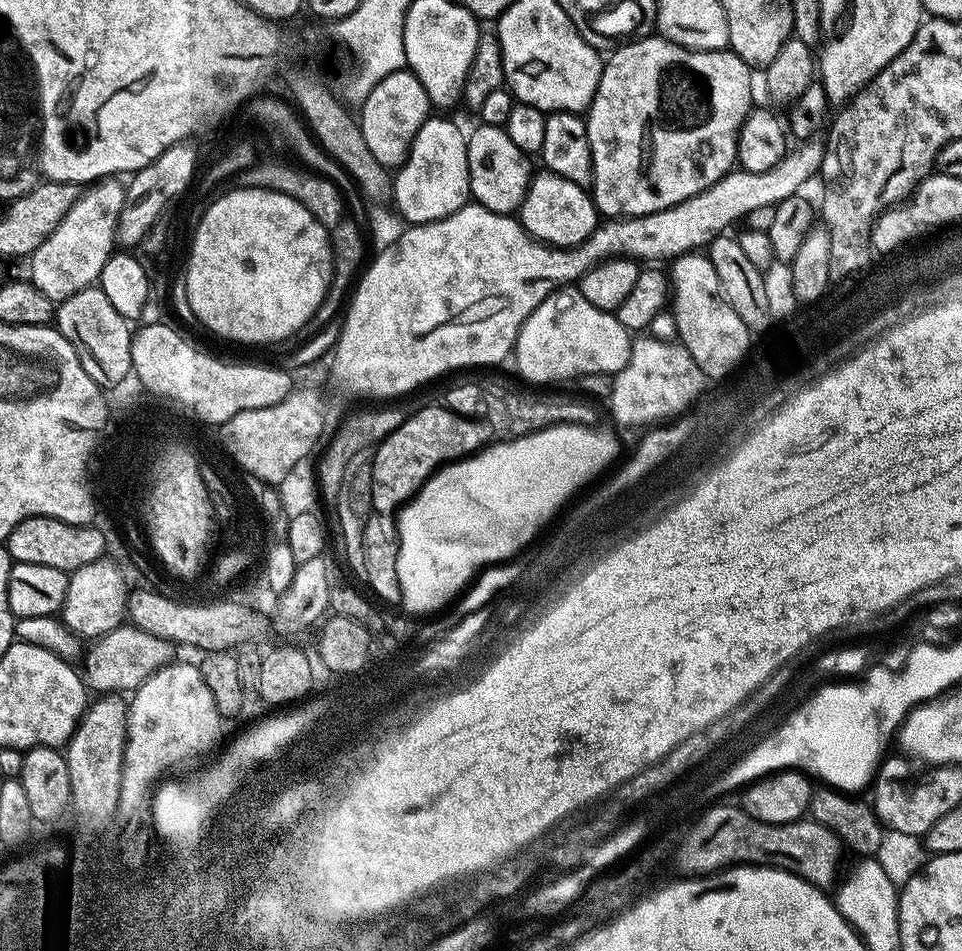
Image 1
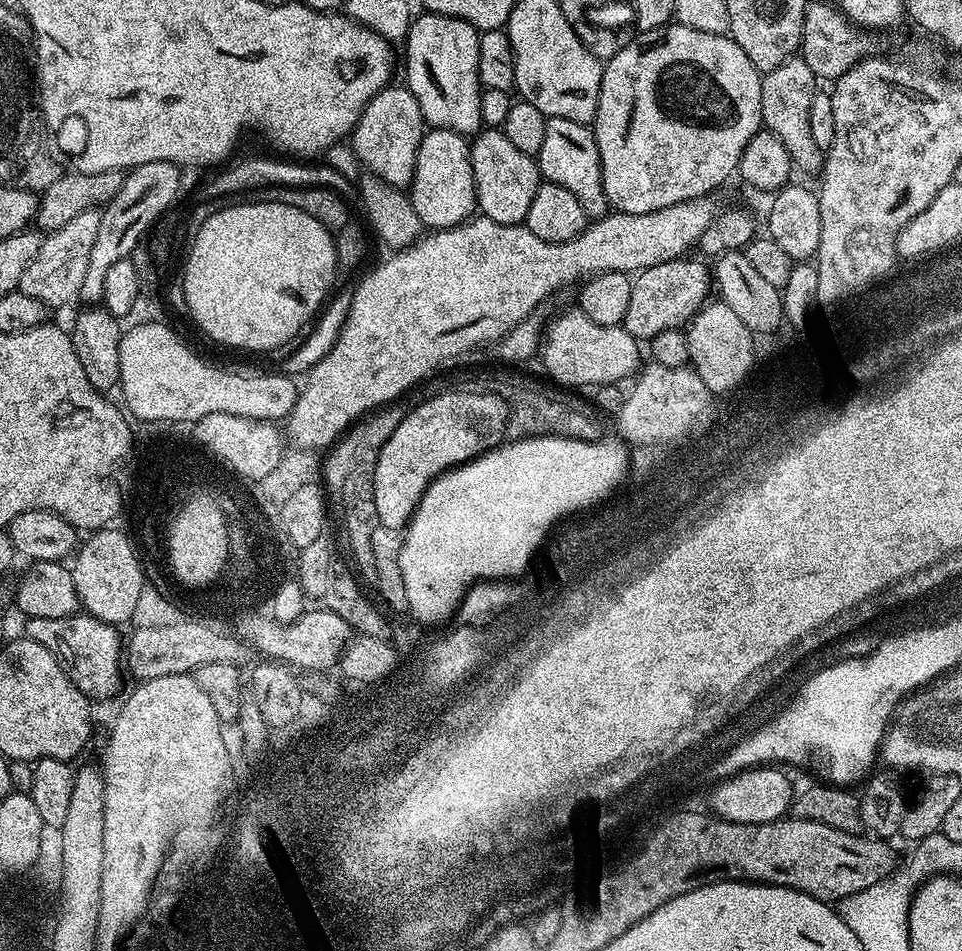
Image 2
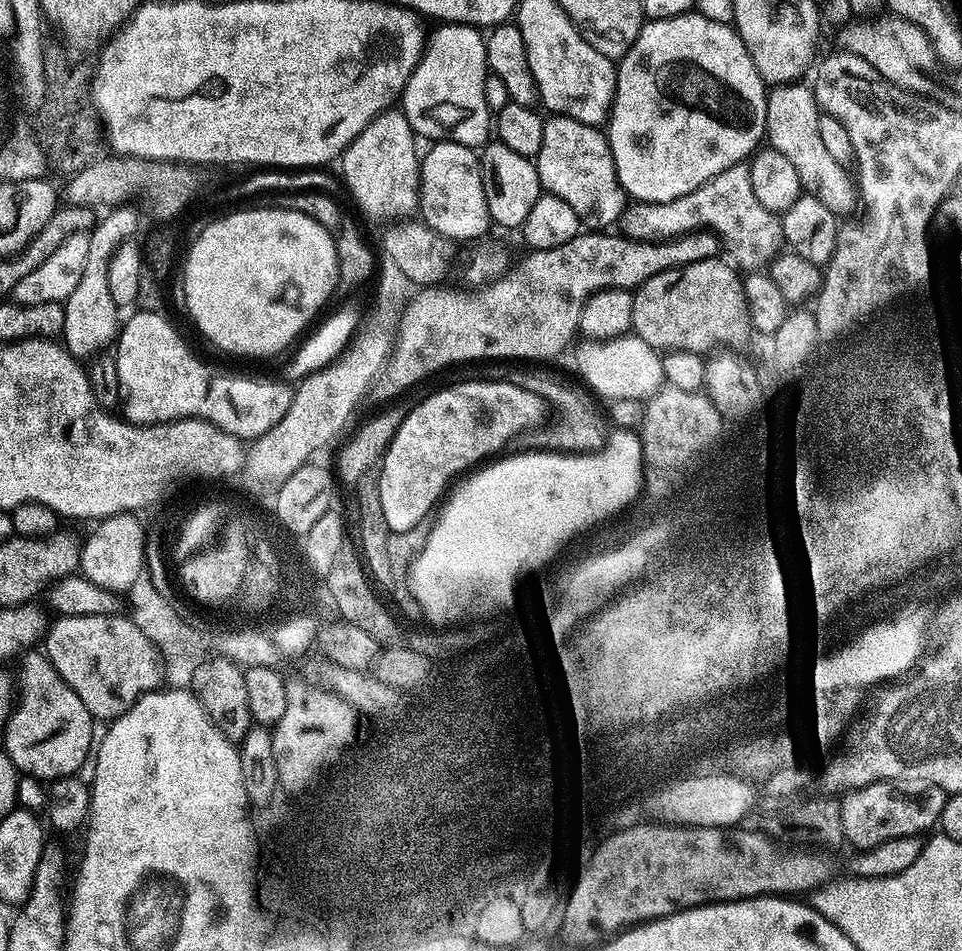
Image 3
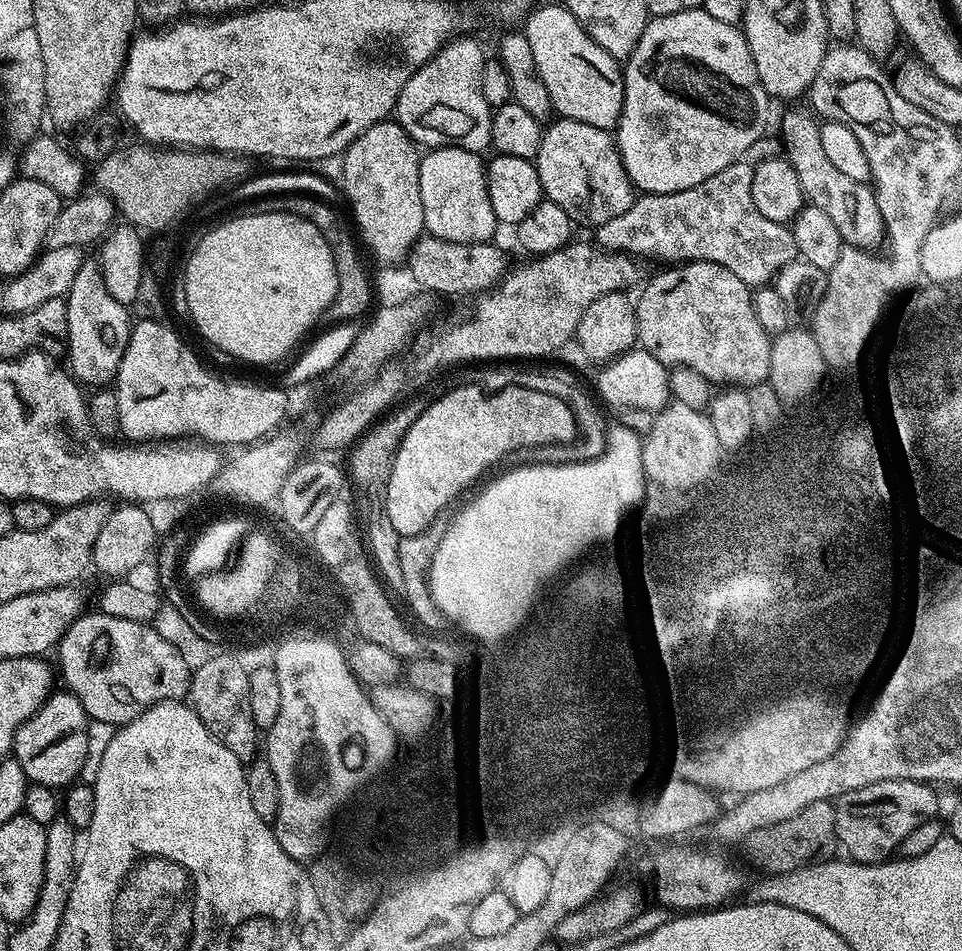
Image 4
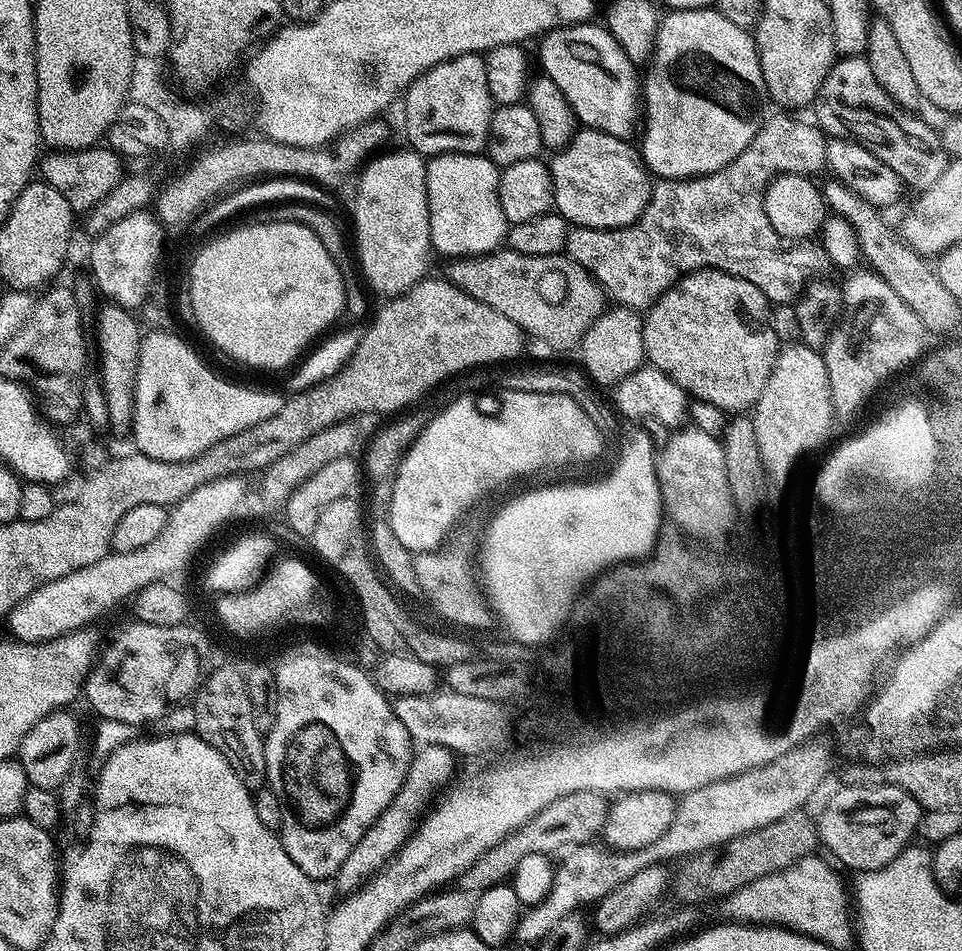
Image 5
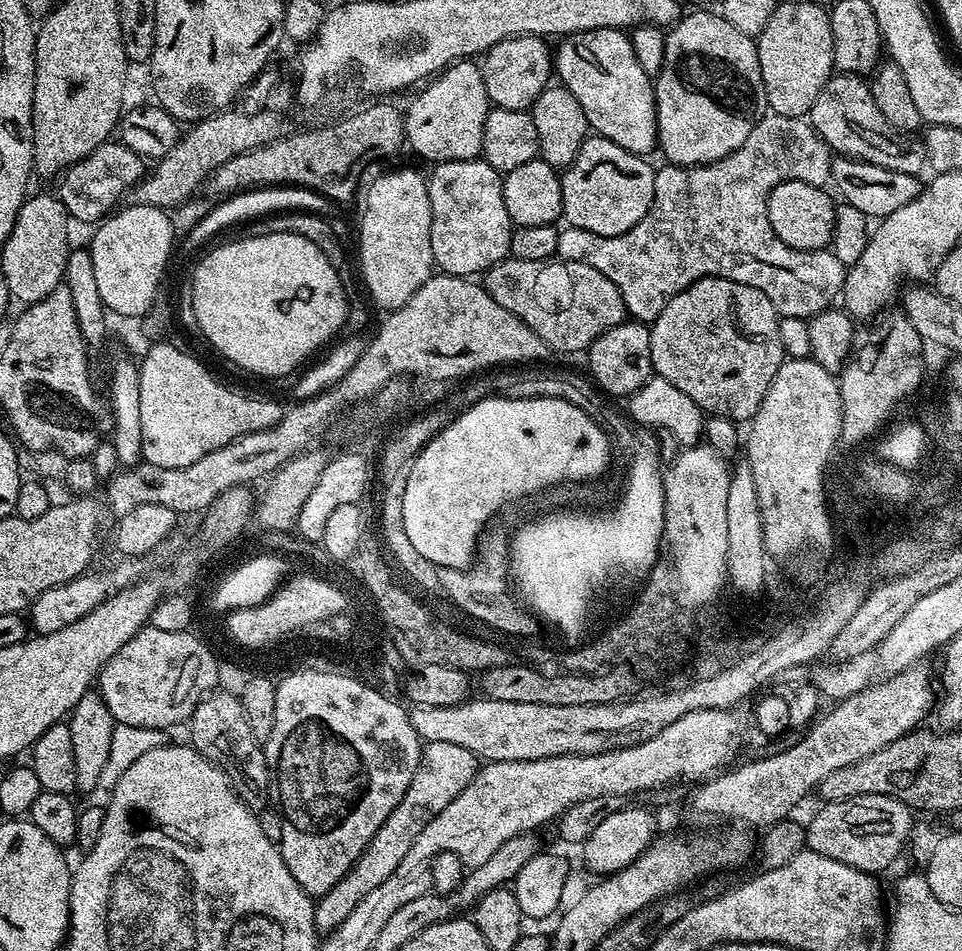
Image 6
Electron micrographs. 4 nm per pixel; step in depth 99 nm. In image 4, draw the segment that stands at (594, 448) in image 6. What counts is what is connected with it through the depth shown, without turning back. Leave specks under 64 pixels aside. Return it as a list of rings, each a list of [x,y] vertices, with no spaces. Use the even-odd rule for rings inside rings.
[[[467,386],[465,388],[458,388],[453,392],[448,392],[440,400],[434,402],[429,408],[416,419],[414,426],[410,426],[410,430],[405,434],[402,446],[396,452],[396,457],[392,463],[390,470],[390,478],[388,479],[388,489],[384,495],[384,509],[388,511],[390,518],[390,526],[394,526],[394,530],[402,538],[419,537],[421,534],[427,533],[428,527],[436,520],[436,515],[463,490],[467,484],[472,484],[488,467],[499,465],[500,459],[508,450],[514,450],[515,447],[534,448],[550,443],[566,443],[571,441],[577,435],[578,425],[576,423],[576,416],[570,410],[570,406],[562,398],[551,396],[550,394],[539,392],[538,390],[526,390],[525,388],[517,388],[515,386],[500,386],[497,392],[492,392],[487,396],[486,393],[480,389],[480,386]]]

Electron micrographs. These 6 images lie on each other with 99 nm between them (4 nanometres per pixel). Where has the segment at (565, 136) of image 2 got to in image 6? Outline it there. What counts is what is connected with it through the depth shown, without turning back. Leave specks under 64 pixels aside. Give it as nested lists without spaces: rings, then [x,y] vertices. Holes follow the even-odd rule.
[[[589,135],[587,140],[582,142],[574,162],[563,169],[560,177],[562,186],[562,220],[567,227],[590,230],[590,234],[602,234],[603,236],[617,236],[626,234],[650,210],[654,202],[654,178],[656,168],[648,165],[649,161],[643,156],[636,156],[630,150],[622,150],[618,142],[610,142],[605,136]]]

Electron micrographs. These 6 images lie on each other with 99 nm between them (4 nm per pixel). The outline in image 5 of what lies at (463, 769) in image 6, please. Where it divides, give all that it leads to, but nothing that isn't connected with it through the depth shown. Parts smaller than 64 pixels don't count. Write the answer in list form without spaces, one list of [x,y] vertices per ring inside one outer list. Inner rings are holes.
[[[425,744],[415,749],[410,762],[410,770],[406,774],[404,785],[398,790],[394,802],[390,802],[390,806],[386,806],[382,815],[372,823],[370,830],[366,830],[366,834],[362,834],[358,846],[354,846],[354,850],[350,850],[346,862],[342,862],[342,866],[336,871],[334,882],[338,888],[340,886],[341,893],[347,894],[356,891],[365,882],[371,880],[399,852],[417,827],[418,821],[425,811],[424,803],[451,778],[455,768],[457,771],[457,757],[446,746]]]

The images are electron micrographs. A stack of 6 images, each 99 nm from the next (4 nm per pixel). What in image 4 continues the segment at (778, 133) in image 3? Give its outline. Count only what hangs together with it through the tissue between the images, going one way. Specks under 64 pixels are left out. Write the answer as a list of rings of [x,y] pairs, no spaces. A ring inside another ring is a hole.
[[[790,110],[780,120],[780,142],[783,155],[794,166],[798,182],[808,204],[818,206],[838,226],[838,234],[845,245],[865,250],[876,250],[885,243],[884,219],[877,193],[868,184],[854,182],[830,163],[822,147],[819,123],[809,111]]]

